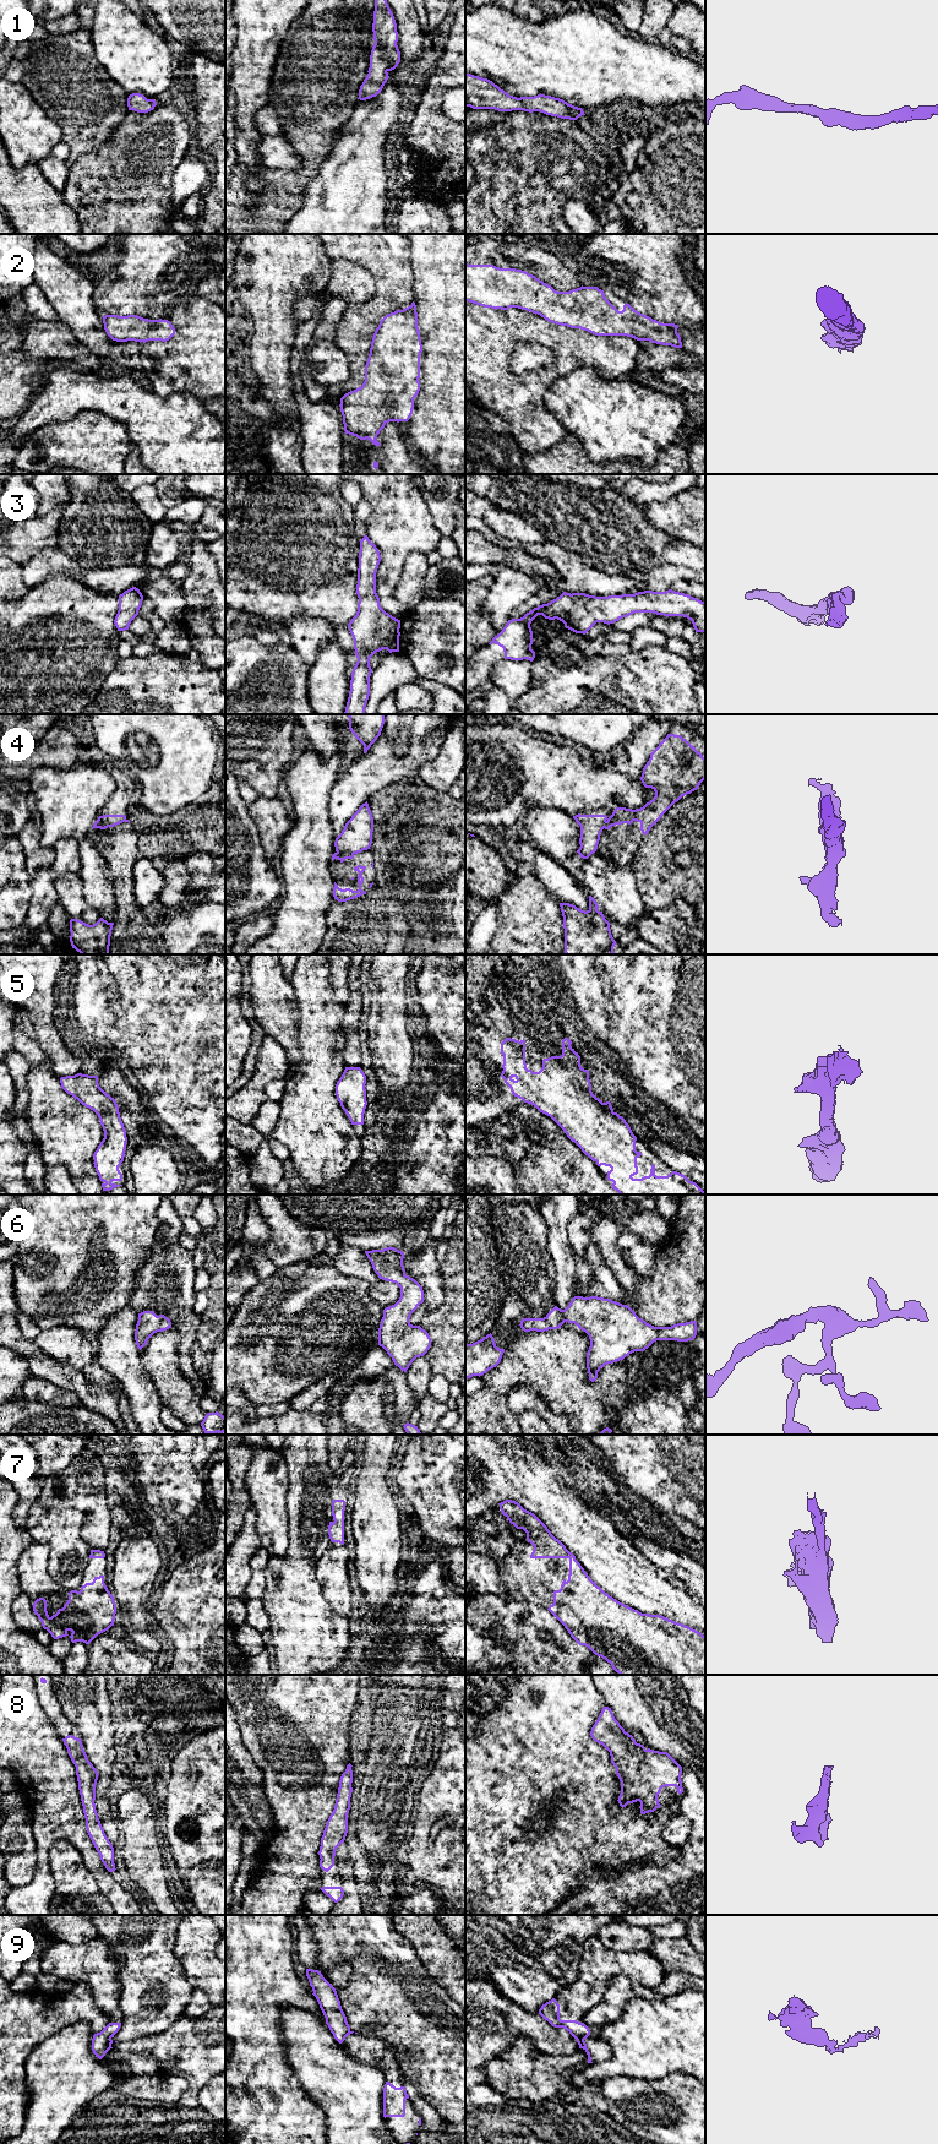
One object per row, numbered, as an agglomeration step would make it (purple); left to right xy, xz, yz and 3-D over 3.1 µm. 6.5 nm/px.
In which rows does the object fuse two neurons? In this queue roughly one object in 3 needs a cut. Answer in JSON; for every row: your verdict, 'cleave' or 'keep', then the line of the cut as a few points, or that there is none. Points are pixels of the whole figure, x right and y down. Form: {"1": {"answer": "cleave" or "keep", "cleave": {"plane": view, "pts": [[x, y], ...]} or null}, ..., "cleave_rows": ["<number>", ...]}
{"1": {"answer": "keep", "cleave": null}, "2": {"answer": "keep", "cleave": null}, "3": {"answer": "keep", "cleave": null}, "4": {"answer": "cleave", "cleave": {"plane": "xz", "pts": [[337, 852], [353, 854]]}}, "5": {"answer": "keep", "cleave": null}, "6": {"answer": "keep", "cleave": null}, "7": {"answer": "keep", "cleave": null}, "8": {"answer": "keep", "cleave": null}, "9": {"answer": "cleave", "cleave": {"plane": "xy", "pts": [[110, 2038], [108, 2049]]}}, "cleave_rows": ["4", "9"]}

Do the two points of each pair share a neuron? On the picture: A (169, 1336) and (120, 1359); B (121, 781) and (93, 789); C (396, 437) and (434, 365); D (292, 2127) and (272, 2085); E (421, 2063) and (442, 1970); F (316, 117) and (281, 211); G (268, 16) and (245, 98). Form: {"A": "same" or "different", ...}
{"A": "different", "B": "different", "C": "different", "D": "same", "E": "different", "F": "same", "G": "same"}

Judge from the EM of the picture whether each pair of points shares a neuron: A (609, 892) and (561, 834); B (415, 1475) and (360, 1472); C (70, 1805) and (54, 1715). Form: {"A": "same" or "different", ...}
{"A": "same", "B": "different", "C": "different"}

